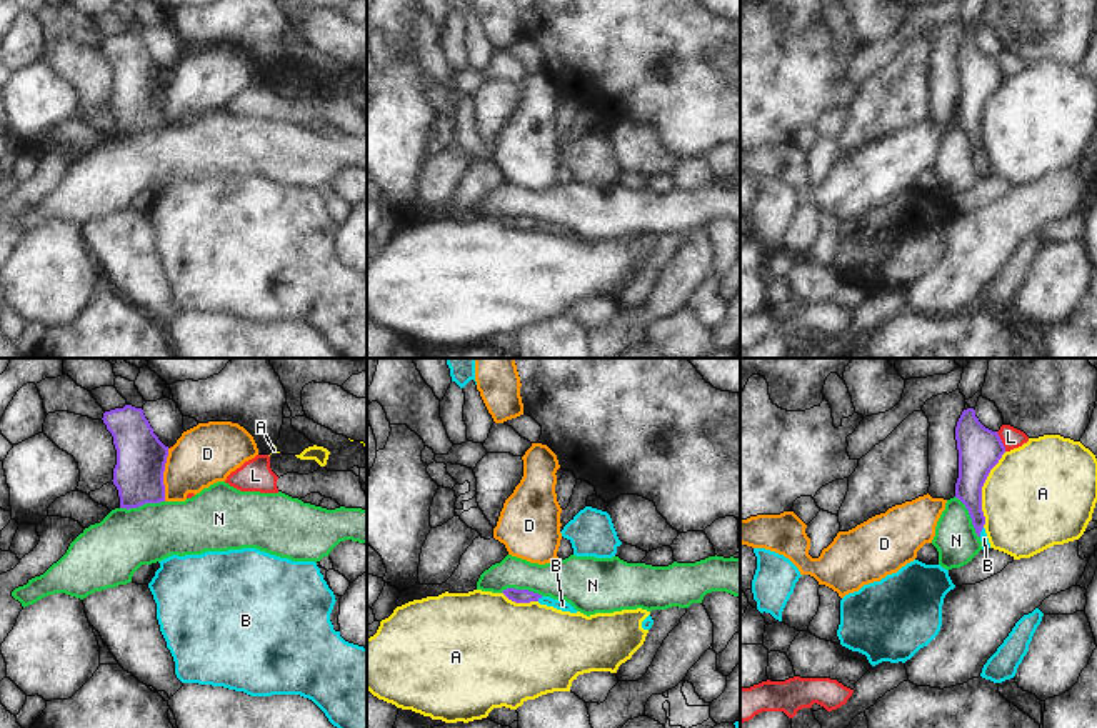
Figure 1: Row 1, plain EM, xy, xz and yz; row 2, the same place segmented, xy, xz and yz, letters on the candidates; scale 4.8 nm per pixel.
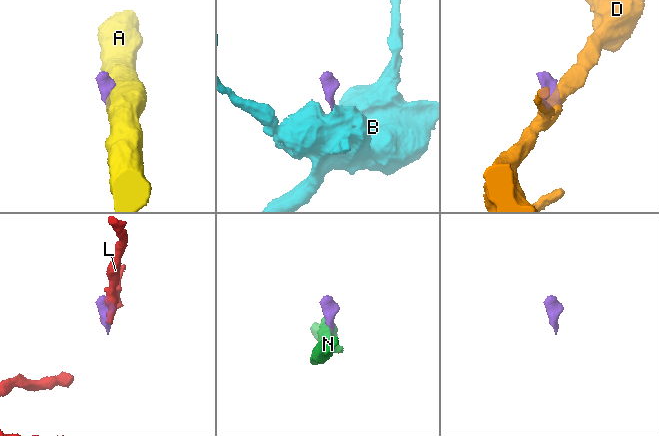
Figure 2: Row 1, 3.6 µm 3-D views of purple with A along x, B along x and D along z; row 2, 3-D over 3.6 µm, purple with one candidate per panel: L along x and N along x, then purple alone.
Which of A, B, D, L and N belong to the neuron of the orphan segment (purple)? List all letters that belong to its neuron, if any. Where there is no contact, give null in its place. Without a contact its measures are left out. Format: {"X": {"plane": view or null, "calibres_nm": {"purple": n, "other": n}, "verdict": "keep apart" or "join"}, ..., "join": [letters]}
{"A": {"plane": "yz", "calibres_nm": {"purple": 200, "other": 480}, "verdict": "keep apart"}, "B": {"plane": "xz", "calibres_nm": {"purple": 60, "other": 50}, "verdict": "join"}, "D": {"plane": "xy", "calibres_nm": {"purple": 240, "other": 280}, "verdict": "keep apart"}, "L": {"plane": "yz", "calibres_nm": {"purple": 200, "other": 100}, "verdict": "keep apart"}, "N": {"plane": "xy", "calibres_nm": {"purple": 240, "other": 300}, "verdict": "keep apart"}, "join": ["B"]}

